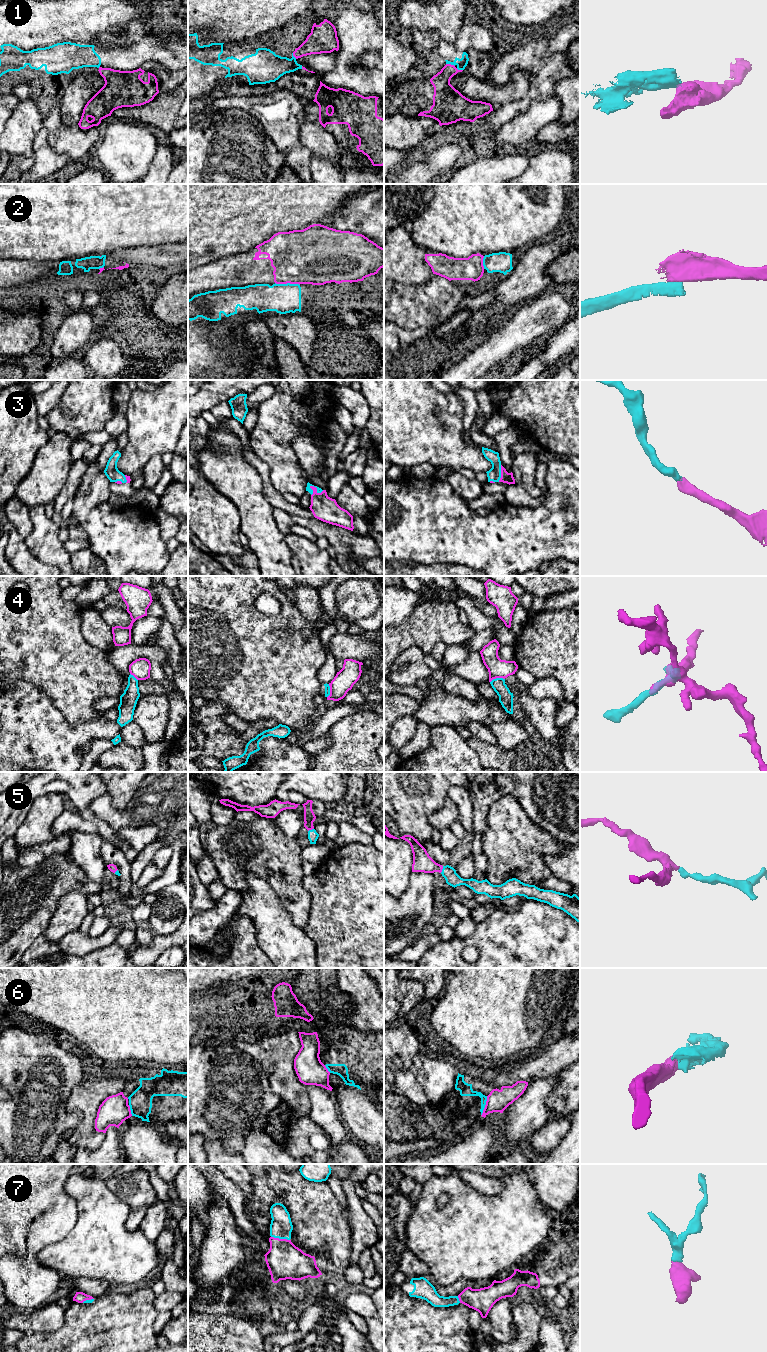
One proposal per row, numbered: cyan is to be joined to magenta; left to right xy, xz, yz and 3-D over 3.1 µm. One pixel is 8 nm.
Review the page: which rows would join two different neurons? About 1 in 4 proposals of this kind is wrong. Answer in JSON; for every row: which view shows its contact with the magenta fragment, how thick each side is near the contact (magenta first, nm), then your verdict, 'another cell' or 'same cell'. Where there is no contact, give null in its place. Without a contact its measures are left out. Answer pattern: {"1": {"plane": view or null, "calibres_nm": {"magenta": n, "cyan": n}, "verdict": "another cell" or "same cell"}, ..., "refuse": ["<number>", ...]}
{"1": {"plane": "yz", "calibres_nm": {"magenta": 180, "cyan": 80}, "verdict": "another cell"}, "2": {"plane": "xz", "calibres_nm": {"magenta": 440, "cyan": 240}, "verdict": "another cell"}, "3": {"plane": "xz", "calibres_nm": {"magenta": 200, "cyan": 50}, "verdict": "same cell"}, "4": {"plane": "yz", "calibres_nm": {"magenta": 160, "cyan": 110}, "verdict": "another cell"}, "5": {"plane": "yz", "calibres_nm": {"magenta": 160, "cyan": 110}, "verdict": "same cell"}, "6": {"plane": "yz", "calibres_nm": {"magenta": 180, "cyan": 100}, "verdict": "another cell"}, "7": {"plane": "xz", "calibres_nm": {"magenta": 300, "cyan": 180}, "verdict": "same cell"}, "refuse": ["1", "2", "4", "6"]}

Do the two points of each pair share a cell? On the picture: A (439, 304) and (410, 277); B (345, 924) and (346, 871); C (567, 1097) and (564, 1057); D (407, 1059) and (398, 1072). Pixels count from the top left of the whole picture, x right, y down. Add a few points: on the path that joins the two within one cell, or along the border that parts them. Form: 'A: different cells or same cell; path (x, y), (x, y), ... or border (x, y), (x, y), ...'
A: different cells; border (433, 274), (419, 285), (404, 285), (395, 281)
B: same cell; path (346, 911), (346, 884)
C: different cells; border (569, 1065), (560, 1072)
D: different cells; border (394, 1057), (398, 1057), (407, 1068), (411, 1069)

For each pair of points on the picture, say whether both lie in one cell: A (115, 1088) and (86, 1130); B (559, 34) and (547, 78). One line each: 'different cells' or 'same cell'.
A: same cell
B: different cells

